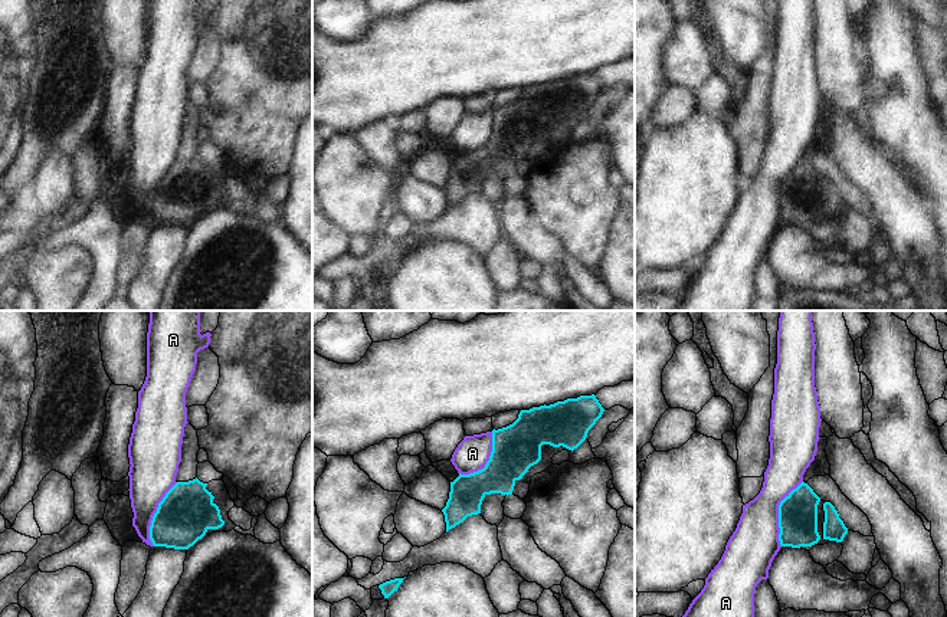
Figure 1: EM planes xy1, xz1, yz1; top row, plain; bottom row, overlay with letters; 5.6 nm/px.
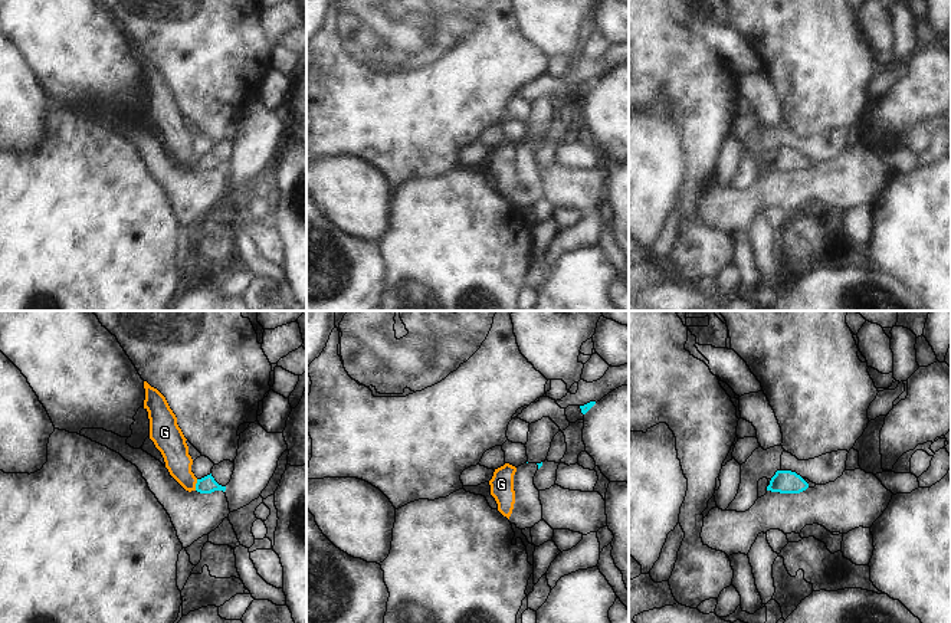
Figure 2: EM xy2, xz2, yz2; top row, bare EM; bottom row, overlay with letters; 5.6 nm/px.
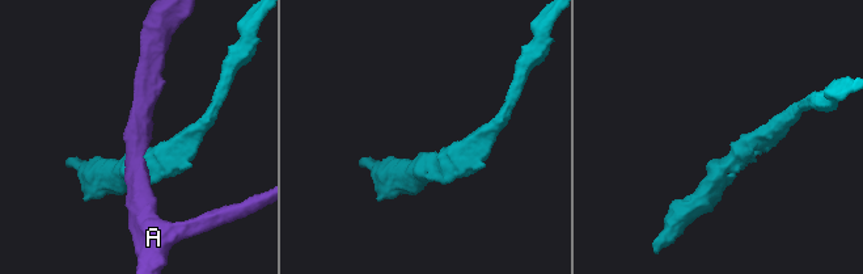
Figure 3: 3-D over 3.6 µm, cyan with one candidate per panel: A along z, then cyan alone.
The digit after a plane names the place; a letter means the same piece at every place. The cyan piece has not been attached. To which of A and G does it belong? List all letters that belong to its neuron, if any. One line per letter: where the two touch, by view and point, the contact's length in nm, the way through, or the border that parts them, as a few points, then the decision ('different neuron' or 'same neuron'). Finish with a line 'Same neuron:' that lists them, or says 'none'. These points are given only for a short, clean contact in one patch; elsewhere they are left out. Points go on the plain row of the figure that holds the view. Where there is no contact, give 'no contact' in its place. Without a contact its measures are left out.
A: contact yz1 (779, 192); length 380 nm; different neuron
G: contact xy2 (196, 163); length 70 nm; way xy2 (206, 163), (196, 163), (180, 147), (173, 125); same neuron
Same neuron: G

